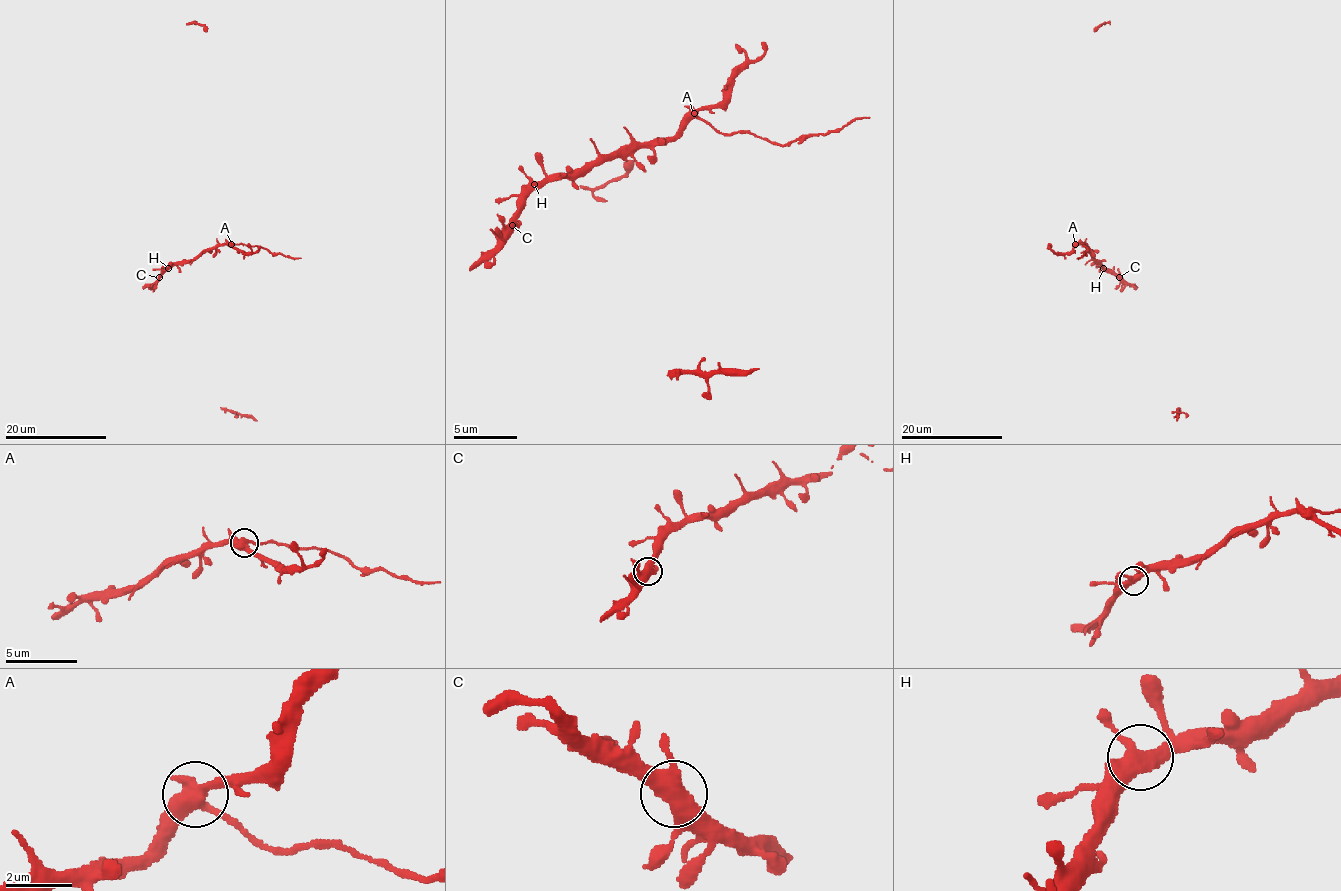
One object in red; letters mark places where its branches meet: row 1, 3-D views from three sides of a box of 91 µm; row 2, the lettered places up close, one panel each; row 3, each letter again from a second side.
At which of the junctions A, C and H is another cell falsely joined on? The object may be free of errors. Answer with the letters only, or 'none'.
A

